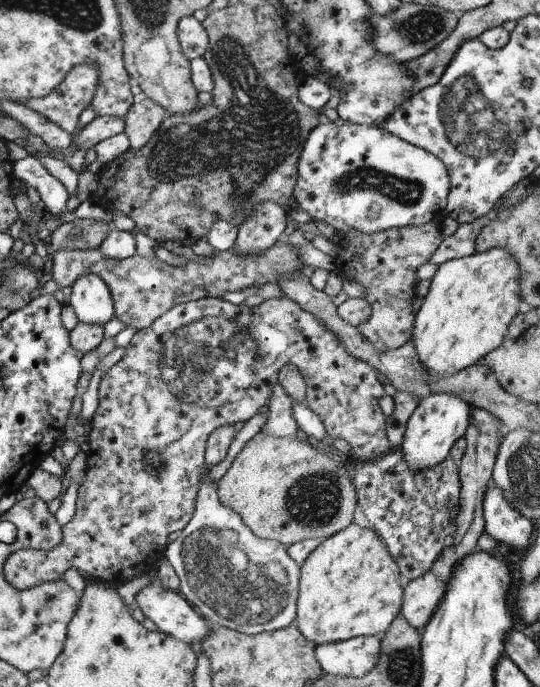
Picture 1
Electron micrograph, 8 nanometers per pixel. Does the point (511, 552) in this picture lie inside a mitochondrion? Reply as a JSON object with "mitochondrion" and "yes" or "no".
{"mitochondrion":"no"}

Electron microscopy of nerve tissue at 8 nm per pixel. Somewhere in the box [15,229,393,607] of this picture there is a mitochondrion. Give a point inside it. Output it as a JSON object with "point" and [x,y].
{"point":[210,358]}

